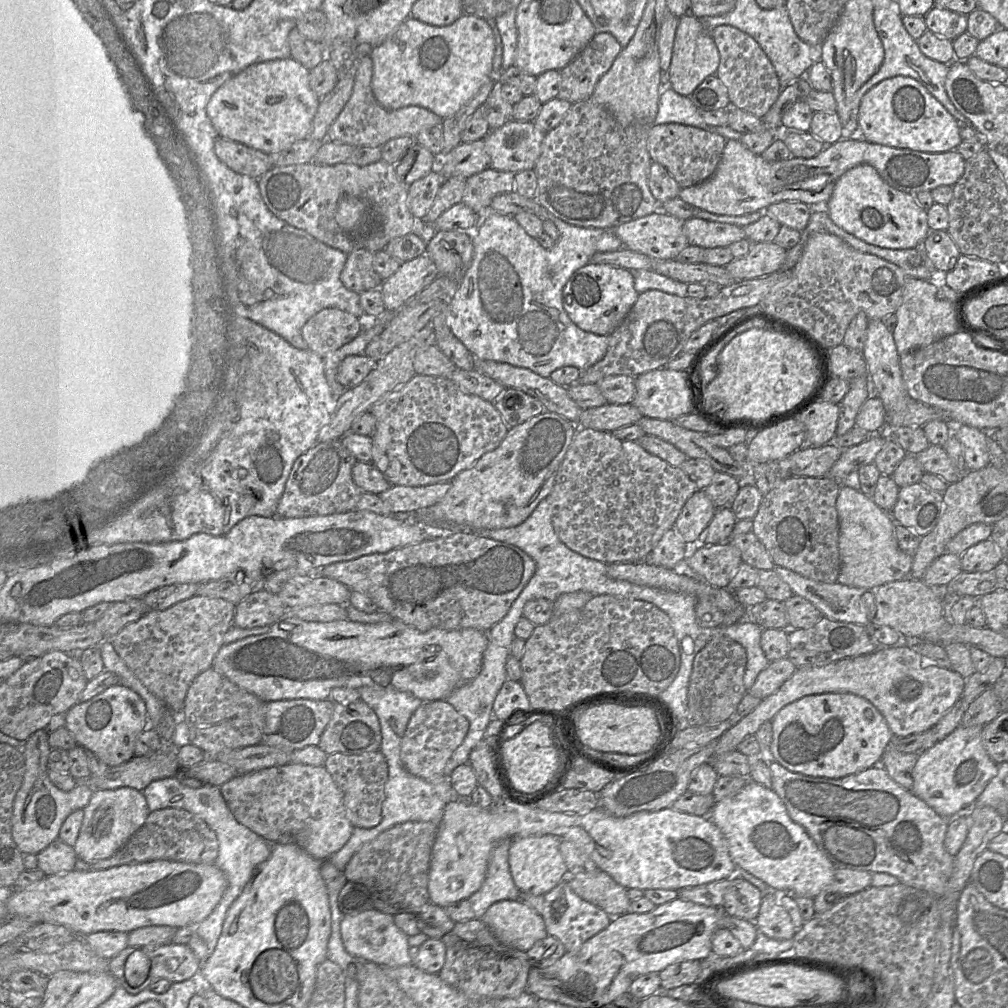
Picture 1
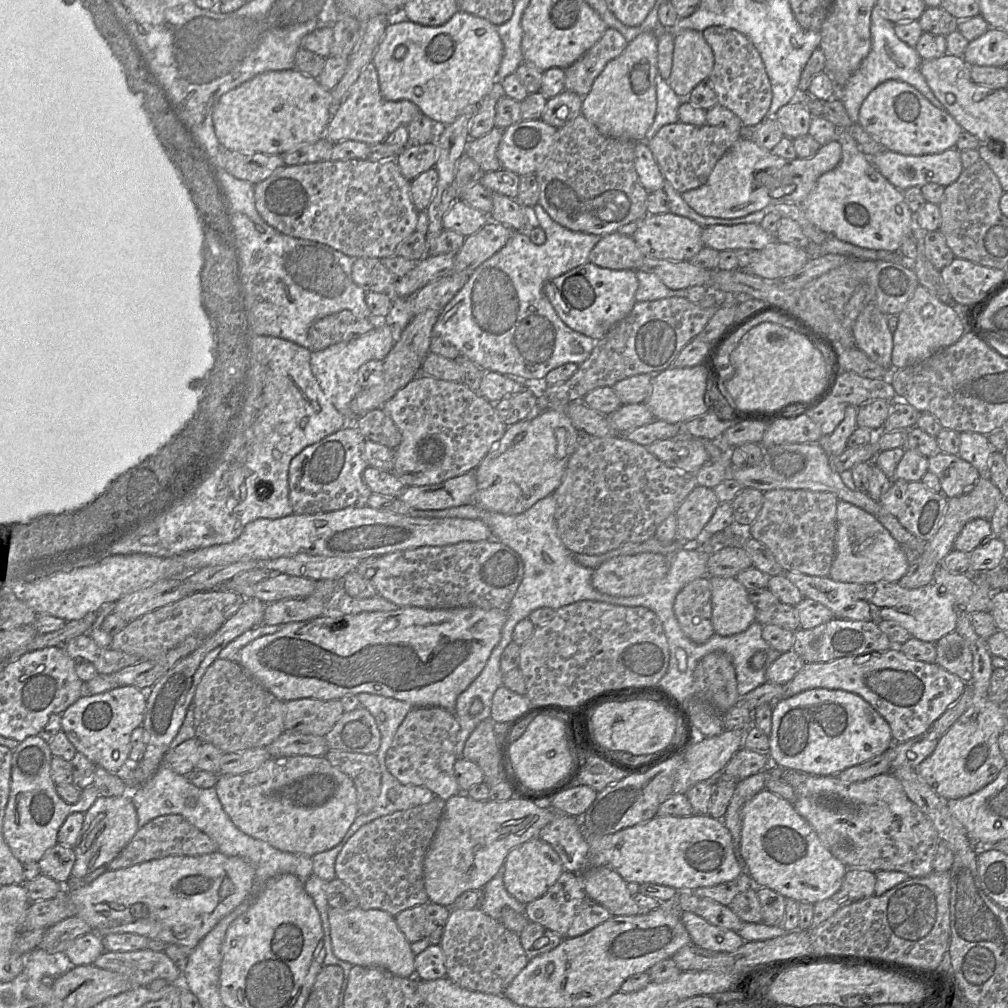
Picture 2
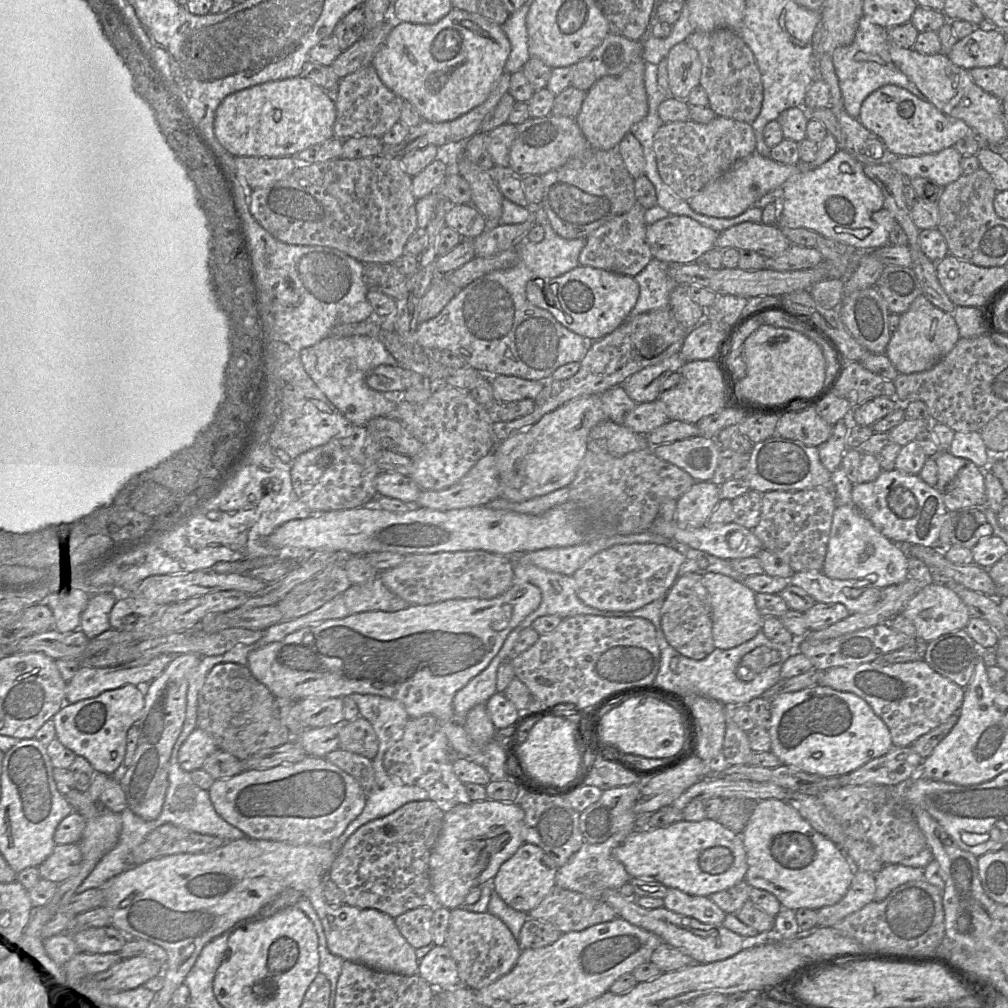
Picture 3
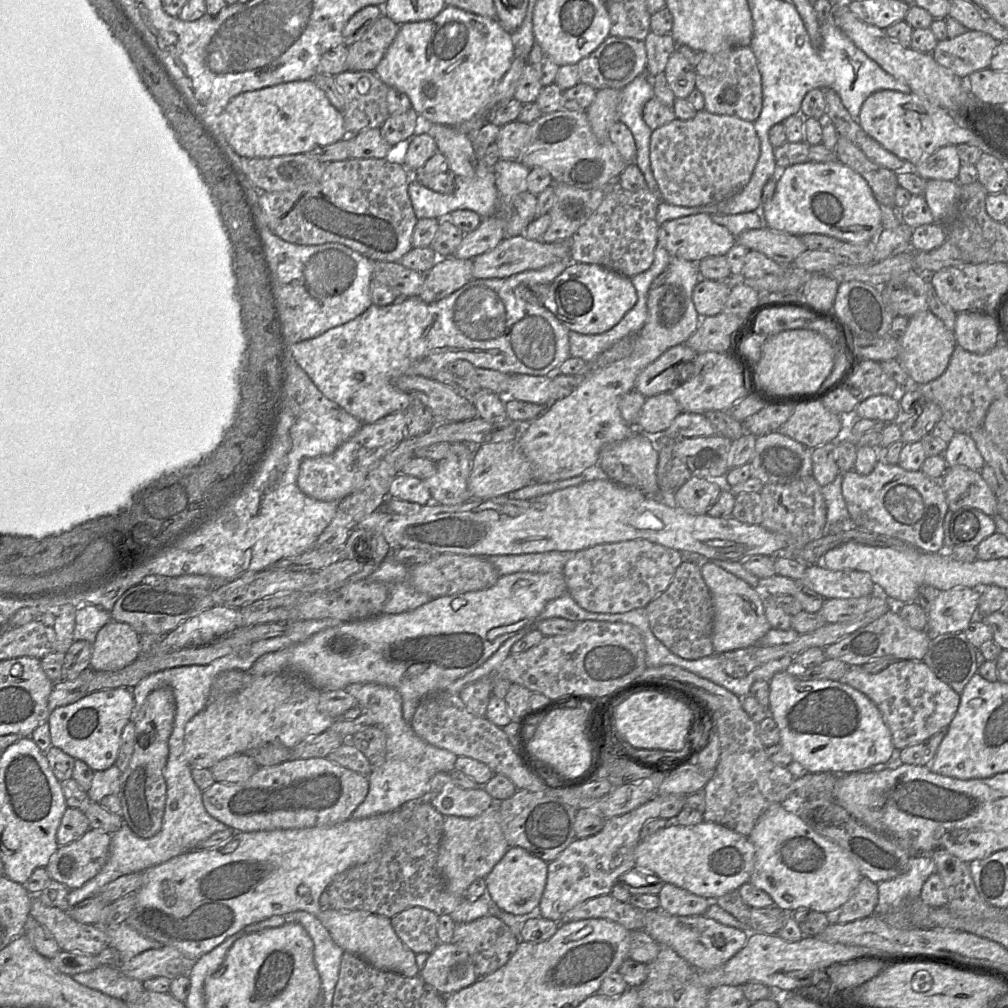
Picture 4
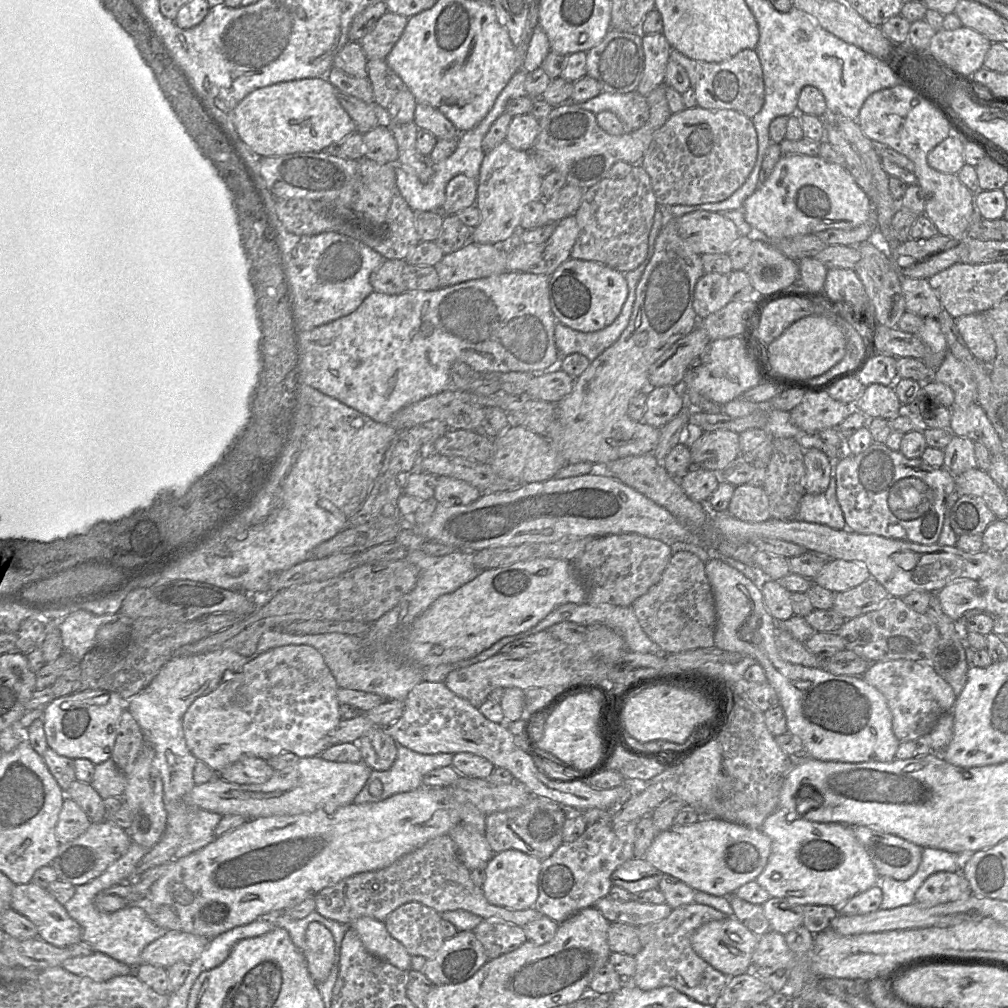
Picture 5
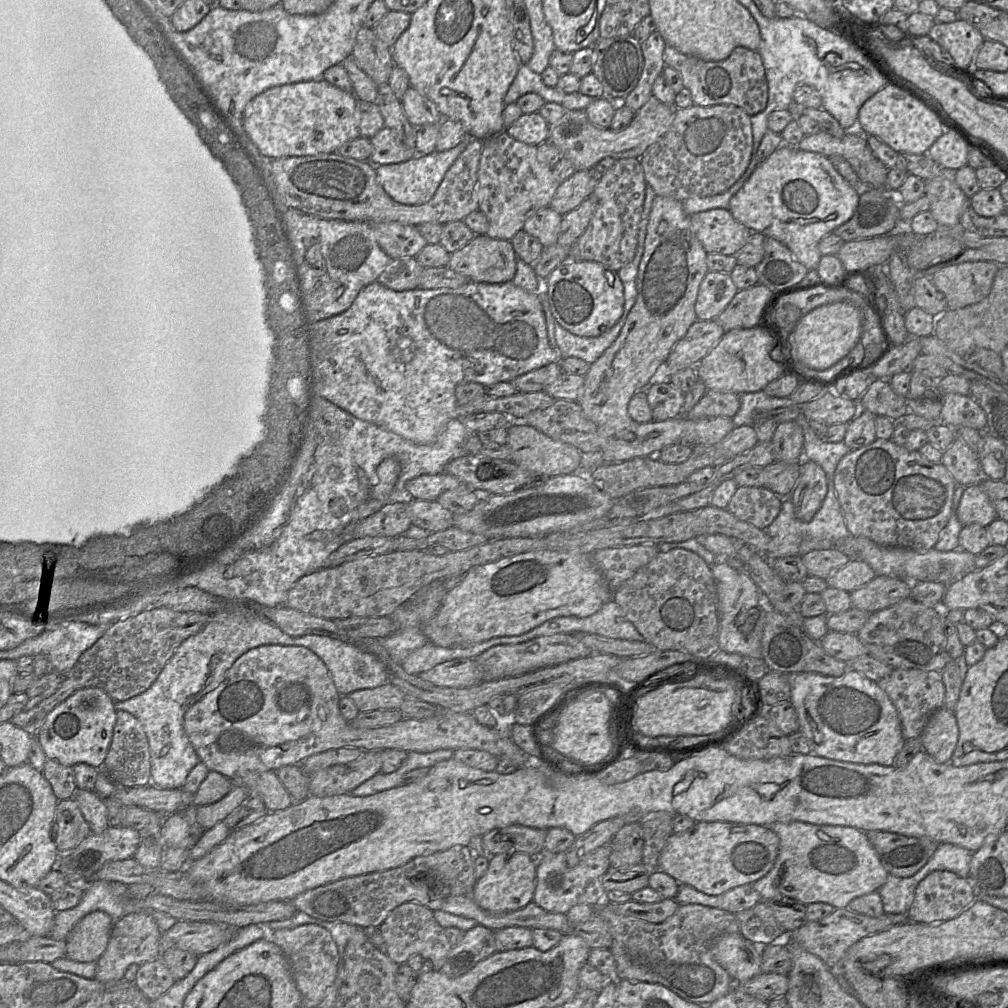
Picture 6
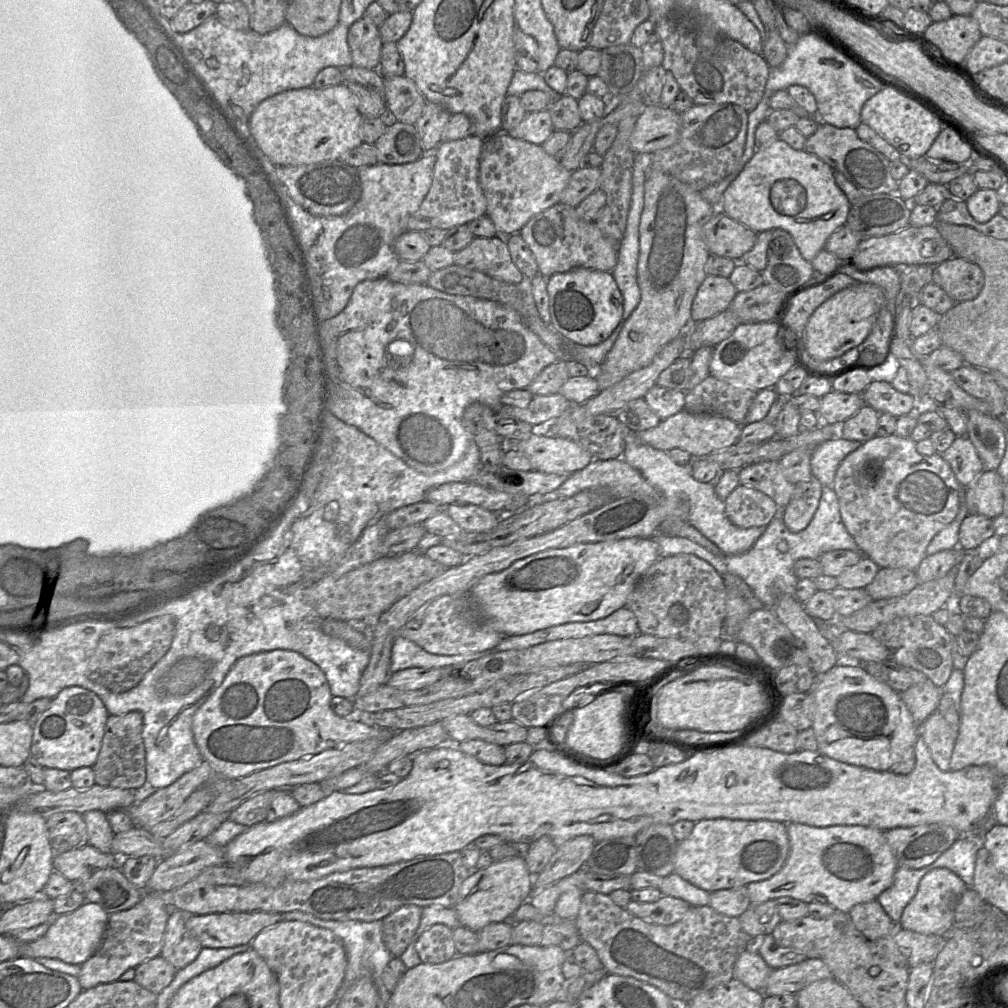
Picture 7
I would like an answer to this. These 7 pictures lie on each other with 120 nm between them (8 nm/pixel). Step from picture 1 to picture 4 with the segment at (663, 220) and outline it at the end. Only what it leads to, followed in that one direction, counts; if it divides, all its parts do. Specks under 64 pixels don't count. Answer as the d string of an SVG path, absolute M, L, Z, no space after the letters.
M699 213L661 224L658 231L658 244L662 245L672 257L700 262L709 256L726 255L736 244L736 237L726 227L715 223L711 215Z

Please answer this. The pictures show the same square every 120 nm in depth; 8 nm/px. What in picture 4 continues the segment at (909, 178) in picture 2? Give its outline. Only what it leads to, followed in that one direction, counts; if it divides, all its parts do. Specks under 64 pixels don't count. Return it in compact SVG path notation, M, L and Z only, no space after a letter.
M955 145L939 148L917 166L914 171L925 180L956 181L962 163Z

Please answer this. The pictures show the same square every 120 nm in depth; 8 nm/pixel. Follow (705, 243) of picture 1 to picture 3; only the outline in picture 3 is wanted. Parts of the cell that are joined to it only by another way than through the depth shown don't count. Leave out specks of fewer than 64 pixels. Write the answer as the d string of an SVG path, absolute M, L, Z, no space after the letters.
M743 222L720 232L715 248L750 250L765 258L776 258L791 245L778 224Z

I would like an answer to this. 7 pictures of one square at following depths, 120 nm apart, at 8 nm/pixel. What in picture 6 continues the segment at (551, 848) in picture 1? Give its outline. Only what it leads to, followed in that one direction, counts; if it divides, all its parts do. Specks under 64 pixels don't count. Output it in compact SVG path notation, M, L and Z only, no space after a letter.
M521 852L501 853L491 857L487 872L477 879L474 900L482 909L491 913L507 913L519 910L532 902L536 887L537 861Z

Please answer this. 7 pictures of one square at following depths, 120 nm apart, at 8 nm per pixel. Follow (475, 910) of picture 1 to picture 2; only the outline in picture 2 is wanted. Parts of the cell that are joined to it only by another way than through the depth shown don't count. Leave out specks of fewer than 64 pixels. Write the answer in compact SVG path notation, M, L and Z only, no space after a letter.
M503 867L497 874L481 889L476 908L495 920L500 920L504 908L511 908L519 913L525 914L525 904L517 901L511 896L503 882Z

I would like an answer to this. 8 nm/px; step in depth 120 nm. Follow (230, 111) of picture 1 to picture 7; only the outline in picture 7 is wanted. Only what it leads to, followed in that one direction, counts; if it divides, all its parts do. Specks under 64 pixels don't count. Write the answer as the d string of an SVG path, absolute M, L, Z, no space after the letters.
M341 83L339 85L327 87L324 89L317 89L313 86L287 90L276 95L273 95L265 100L263 100L253 111L250 117L249 126L252 135L257 141L261 149L277 164L279 165L303 165L323 162L327 160L338 160L347 151L358 147L362 143L362 139L359 137L359 127L361 123L362 115L357 108L357 99L351 90L348 88L346 83Z

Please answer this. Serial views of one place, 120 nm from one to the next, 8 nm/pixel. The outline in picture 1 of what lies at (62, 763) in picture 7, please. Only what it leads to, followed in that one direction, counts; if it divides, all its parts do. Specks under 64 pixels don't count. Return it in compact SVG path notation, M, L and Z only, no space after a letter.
M122 684L113 685L70 708L66 712L65 727L71 732L77 745L93 752L108 767L116 767L135 756L136 739L148 727L146 704L133 689Z

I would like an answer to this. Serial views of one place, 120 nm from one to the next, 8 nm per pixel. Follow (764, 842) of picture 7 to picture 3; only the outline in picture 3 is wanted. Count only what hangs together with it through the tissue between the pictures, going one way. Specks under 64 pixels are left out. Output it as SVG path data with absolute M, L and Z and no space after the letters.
M709 818L696 822L681 820L656 829L638 828L612 850L612 856L623 864L631 878L653 879L667 888L676 888L694 896L708 897L727 890L743 881L748 869L741 834L736 834L715 819Z

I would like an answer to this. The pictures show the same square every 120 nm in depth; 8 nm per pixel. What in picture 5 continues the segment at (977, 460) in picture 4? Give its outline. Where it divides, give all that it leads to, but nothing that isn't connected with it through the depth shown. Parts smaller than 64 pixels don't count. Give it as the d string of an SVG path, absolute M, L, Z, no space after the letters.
M953 435L944 449L944 468L948 469L954 476L977 468L974 441L967 437Z

